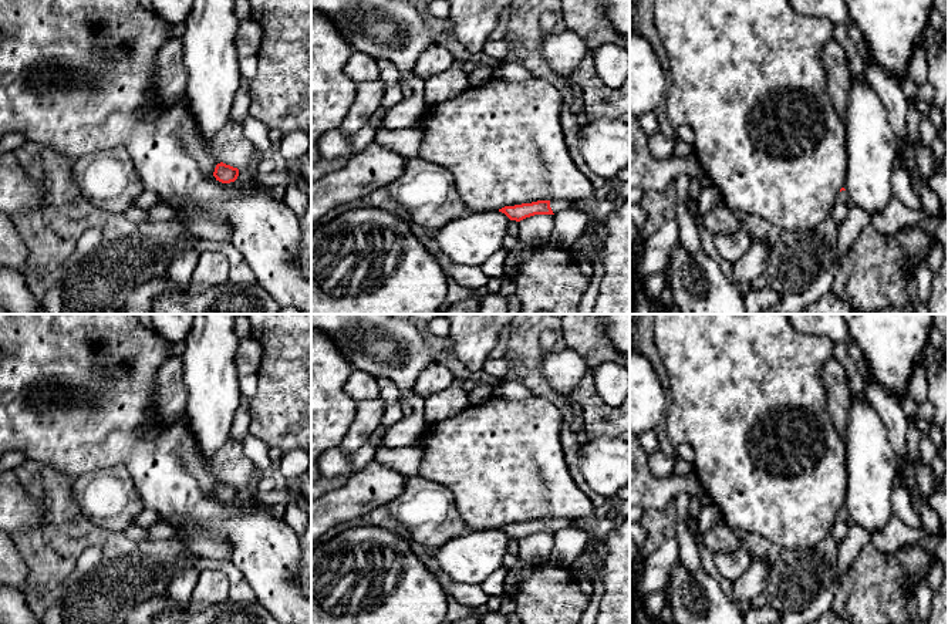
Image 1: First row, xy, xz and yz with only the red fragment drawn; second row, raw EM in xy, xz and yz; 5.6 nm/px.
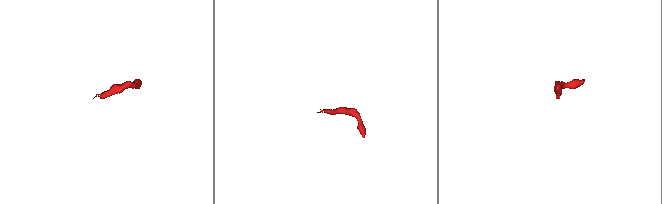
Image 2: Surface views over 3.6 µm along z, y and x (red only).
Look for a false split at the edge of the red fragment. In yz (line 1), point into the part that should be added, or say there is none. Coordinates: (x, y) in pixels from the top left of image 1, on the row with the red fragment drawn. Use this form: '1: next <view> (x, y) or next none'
1: next yz (843, 196)

